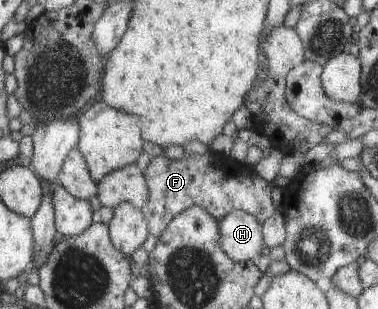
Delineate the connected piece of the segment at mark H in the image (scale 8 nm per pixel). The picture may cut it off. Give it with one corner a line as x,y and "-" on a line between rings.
234,210
219,220
222,246
242,264
258,257
264,248
263,223
248,212

